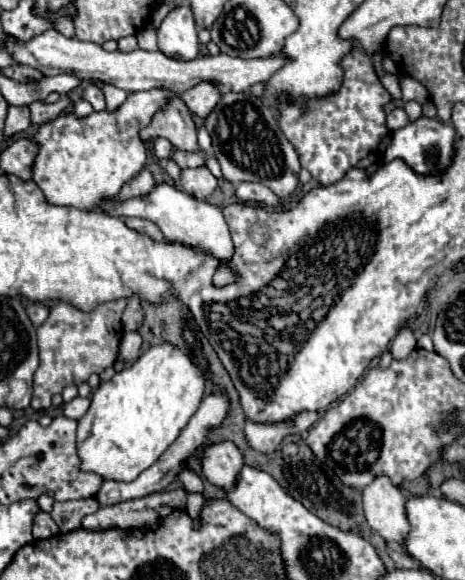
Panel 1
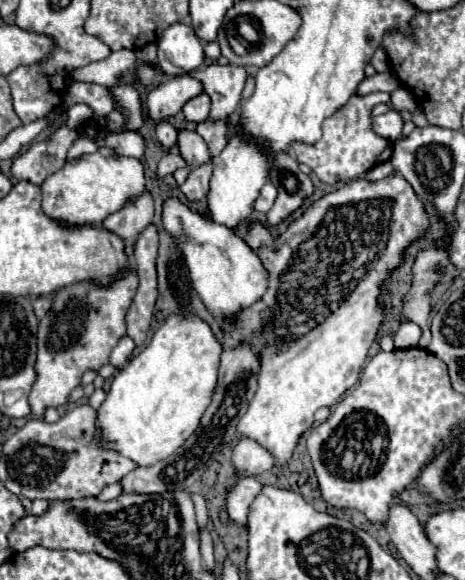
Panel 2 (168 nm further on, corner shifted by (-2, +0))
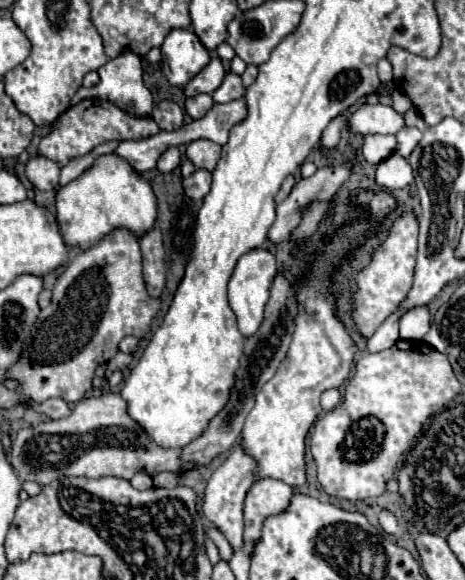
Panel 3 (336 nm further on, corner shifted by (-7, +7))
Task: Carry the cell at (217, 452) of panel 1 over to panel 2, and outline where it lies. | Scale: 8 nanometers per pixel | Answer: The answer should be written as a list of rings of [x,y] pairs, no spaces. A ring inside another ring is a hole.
[[[254,477],[236,479],[236,483],[232,485],[232,491],[228,495],[228,515],[238,527],[246,527],[248,525],[250,505],[258,497],[262,487],[264,485],[260,481],[256,481]]]

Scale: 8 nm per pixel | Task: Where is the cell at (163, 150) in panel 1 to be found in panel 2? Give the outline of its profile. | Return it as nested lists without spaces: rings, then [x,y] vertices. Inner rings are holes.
[[[160,121],[160,123],[156,125],[156,137],[158,137],[158,141],[162,143],[162,147],[170,149],[170,147],[176,145],[178,129],[176,129],[172,123],[168,123],[168,121]]]

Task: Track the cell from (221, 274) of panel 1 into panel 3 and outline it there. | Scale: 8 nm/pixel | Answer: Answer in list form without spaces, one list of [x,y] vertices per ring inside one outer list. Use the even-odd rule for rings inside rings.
[[[253,248],[253,250],[249,250],[249,254],[241,256],[235,270],[233,270],[233,274],[231,274],[231,280],[229,280],[229,306],[231,306],[231,310],[237,318],[237,328],[245,338],[255,334],[259,324],[263,322],[263,308],[269,300],[269,288],[273,284],[275,274],[277,274],[275,256],[265,248]]]

